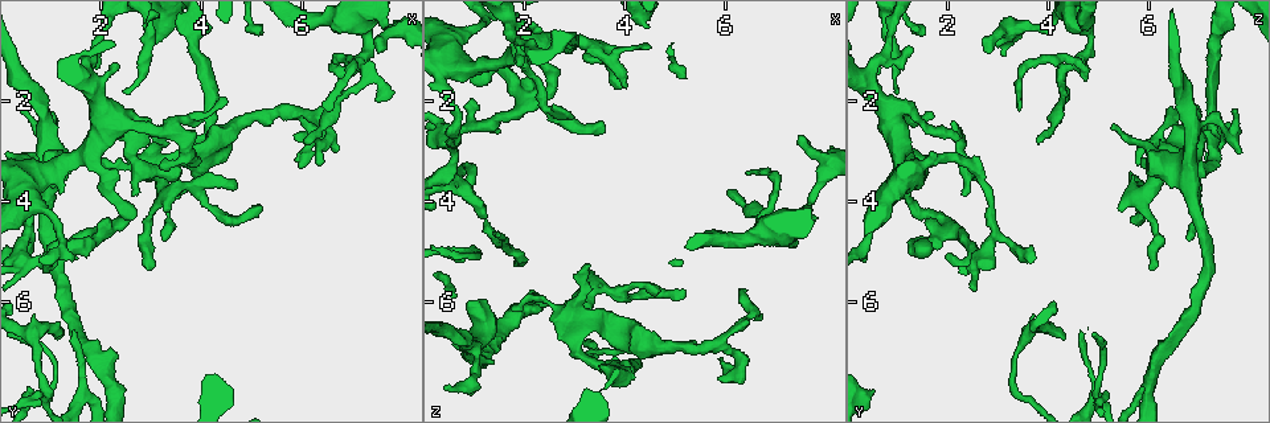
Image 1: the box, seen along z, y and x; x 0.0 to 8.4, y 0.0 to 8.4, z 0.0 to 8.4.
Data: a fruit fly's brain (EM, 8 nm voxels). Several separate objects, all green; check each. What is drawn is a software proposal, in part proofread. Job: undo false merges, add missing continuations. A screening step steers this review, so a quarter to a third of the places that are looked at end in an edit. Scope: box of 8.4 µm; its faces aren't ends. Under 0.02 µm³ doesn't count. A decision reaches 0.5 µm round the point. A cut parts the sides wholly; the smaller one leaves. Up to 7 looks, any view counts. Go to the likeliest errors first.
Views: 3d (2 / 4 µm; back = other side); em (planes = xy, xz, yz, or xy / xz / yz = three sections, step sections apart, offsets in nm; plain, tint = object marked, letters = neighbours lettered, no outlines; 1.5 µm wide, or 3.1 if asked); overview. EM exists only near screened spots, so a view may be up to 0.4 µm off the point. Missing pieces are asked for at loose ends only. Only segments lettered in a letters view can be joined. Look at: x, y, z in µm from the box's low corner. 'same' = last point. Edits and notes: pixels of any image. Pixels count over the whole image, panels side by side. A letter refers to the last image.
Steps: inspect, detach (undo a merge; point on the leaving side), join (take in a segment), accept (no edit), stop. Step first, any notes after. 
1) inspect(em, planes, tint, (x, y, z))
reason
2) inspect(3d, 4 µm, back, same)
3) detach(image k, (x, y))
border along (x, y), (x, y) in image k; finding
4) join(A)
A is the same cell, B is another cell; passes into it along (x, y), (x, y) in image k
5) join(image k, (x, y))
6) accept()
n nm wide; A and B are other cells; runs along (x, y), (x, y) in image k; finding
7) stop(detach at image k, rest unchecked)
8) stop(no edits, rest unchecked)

inspect(em, planes, letters, (6.05, 2.80, 3.85))
tapers out

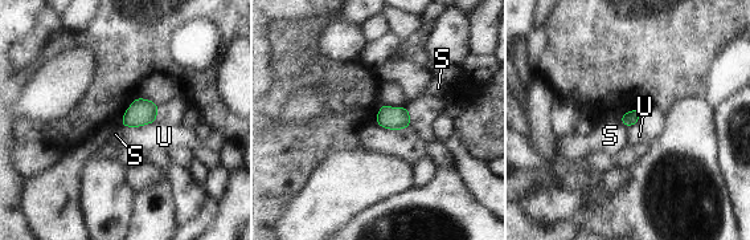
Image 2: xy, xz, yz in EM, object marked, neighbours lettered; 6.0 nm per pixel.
accept()
S and U are other cells; border along (155, 121), (147, 125), (122, 126) in image 2; none of them fits

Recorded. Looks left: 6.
inspect(3d, 2 µm, (2.55, 3.85, 2.35))
an open end

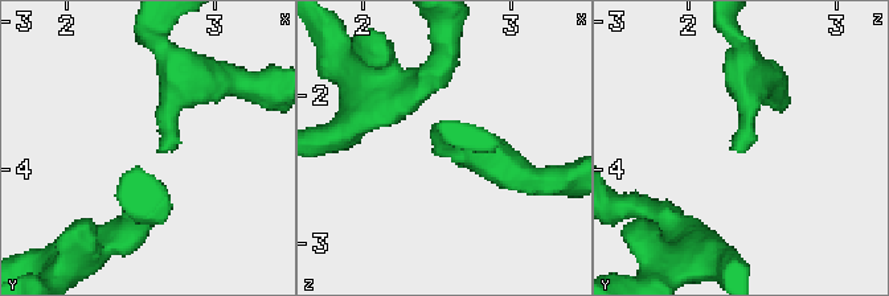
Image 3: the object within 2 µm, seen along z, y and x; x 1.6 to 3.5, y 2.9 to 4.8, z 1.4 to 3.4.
inspect(em, planes, letters, (2.60, 3.86, 2.34))

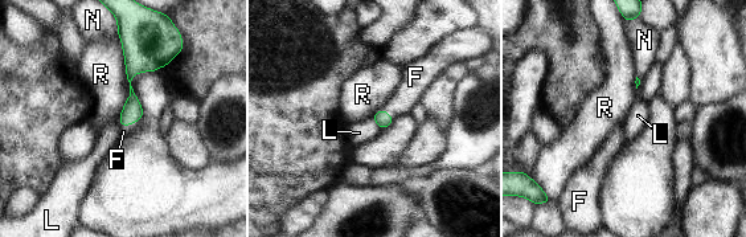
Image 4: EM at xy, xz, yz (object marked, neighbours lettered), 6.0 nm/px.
join(F)
F is the same cell, L, N and R are other cells; passes into it along (132, 111), (131, 123), (123, 131) in image 4; it goes on there

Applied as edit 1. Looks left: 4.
inspect(3d, 4 µm, (0.70, 3.15, 2.30))
touches itself

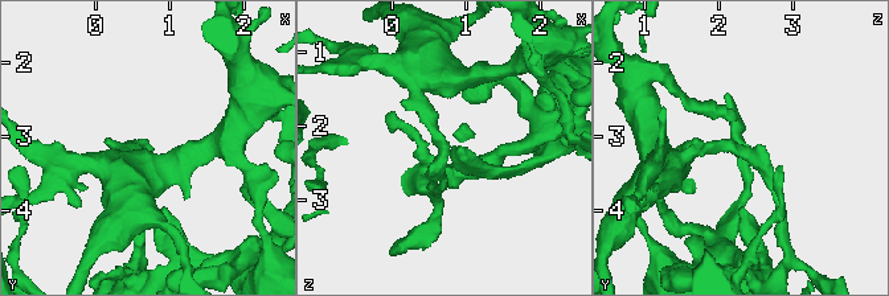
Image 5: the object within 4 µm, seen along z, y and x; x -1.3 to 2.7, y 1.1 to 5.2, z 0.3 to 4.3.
inspect(em, yz, step 8, tint, (0.70, 3.20, 2.30))
now the EM

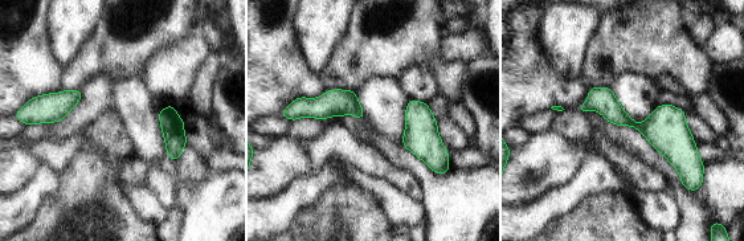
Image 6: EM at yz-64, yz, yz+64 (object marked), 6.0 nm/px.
inspect(em, planes, letters, same)

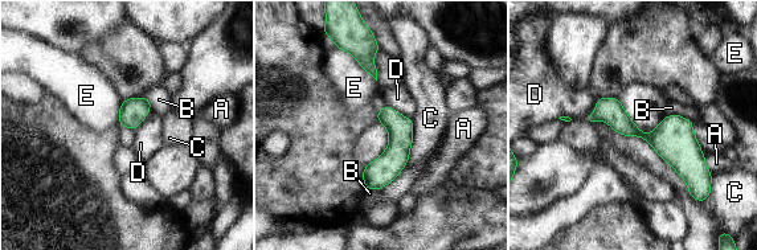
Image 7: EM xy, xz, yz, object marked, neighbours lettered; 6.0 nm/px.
accept()
90 nm wide; A, B, C, D and E are other cells; border along (385, 103), (410, 119) in image 7; all the same neuron

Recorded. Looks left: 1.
stop(join at image 4, rest unchecked)

